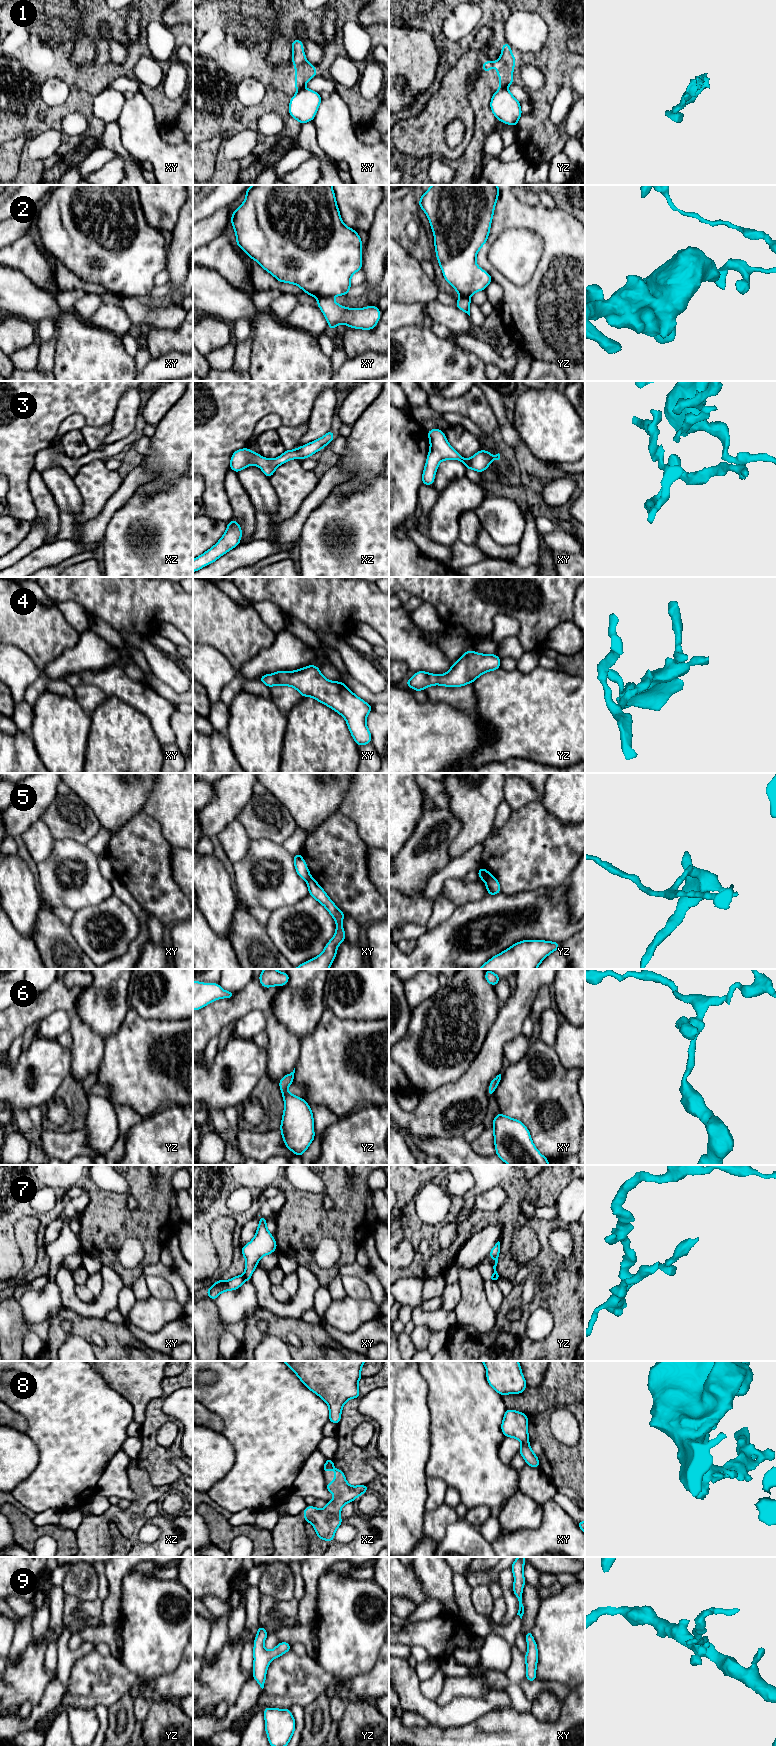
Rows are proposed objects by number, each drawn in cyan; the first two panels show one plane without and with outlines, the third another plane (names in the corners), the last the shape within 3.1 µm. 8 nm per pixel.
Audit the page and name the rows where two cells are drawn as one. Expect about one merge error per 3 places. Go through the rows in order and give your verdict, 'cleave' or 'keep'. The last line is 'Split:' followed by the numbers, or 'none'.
1: cleave
2: cleave
3: keep
4: keep
5: cleave
6: keep
7: cleave
8: cleave
9: keep
Split: 1, 2, 5, 7, 8

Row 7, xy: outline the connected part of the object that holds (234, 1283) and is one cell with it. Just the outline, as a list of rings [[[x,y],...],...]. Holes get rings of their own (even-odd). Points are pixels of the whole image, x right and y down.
[[[243,1275],[235,1276],[230,1280],[223,1281],[219,1279],[215,1282],[206,1292],[206,1294],[212,1299],[216,1300],[218,1295],[225,1291],[237,1290],[245,1282],[245,1277]]]

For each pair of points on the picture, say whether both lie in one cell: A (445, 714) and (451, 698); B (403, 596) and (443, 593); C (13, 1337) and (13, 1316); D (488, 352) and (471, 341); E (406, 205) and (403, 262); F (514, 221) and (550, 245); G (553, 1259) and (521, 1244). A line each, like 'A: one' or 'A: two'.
A: two
B: two
C: one
D: one
E: two
F: one
G: one

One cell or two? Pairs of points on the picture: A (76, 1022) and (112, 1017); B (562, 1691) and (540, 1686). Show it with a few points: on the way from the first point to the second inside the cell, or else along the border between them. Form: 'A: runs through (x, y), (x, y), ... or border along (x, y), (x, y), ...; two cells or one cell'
A: border along (71, 1012), (74, 1012), (93, 1031), (101, 1035); two cells
B: runs through (557, 1688), (545, 1686); one cell

